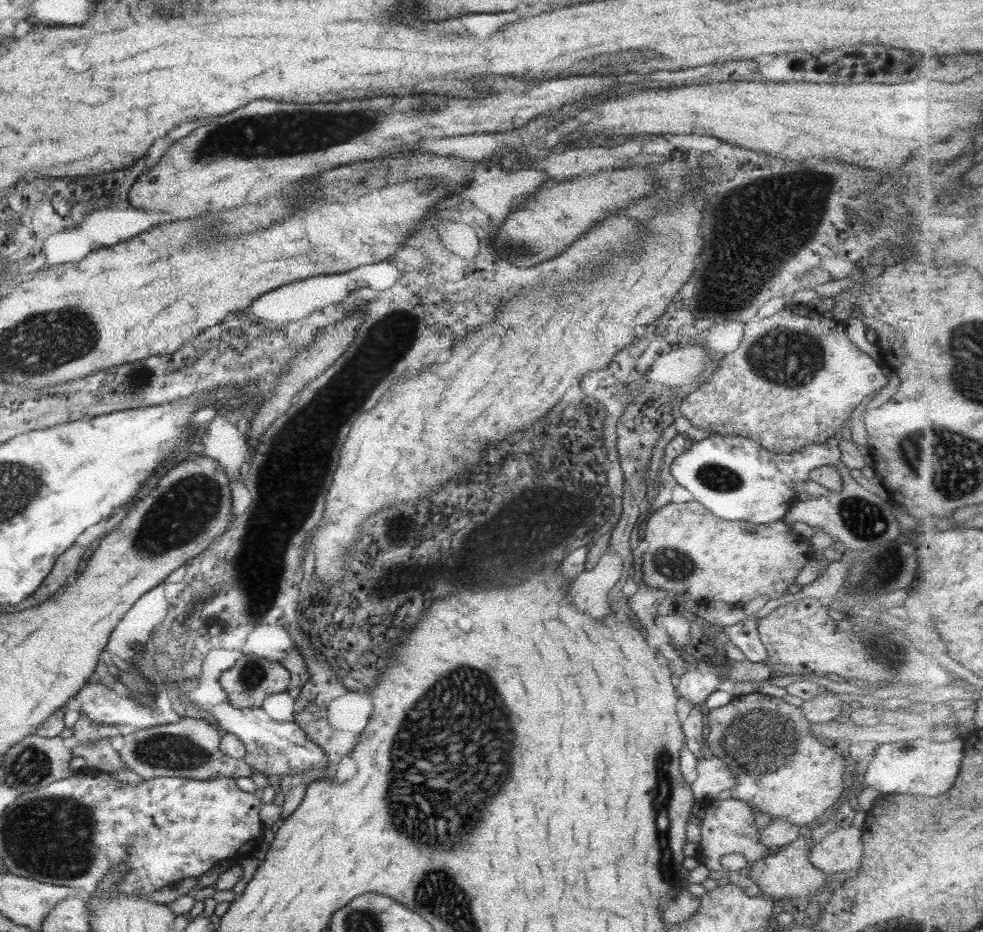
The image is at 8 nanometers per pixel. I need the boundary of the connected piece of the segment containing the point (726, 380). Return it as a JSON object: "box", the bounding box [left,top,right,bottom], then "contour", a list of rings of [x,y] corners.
{"box":[679,310,885,454],"contour":[[[781,310],[769,318],[747,322],[739,348],[721,358],[717,368],[711,367],[709,377],[681,402],[679,412],[691,422],[691,426],[707,430],[709,434],[744,436],[769,452],[779,454],[801,451],[809,443],[823,443],[833,437],[857,404],[865,402],[869,399],[867,396],[875,395],[885,386],[885,376],[881,374],[885,368],[877,366],[867,354],[849,342],[841,322],[820,318],[809,320]]]}

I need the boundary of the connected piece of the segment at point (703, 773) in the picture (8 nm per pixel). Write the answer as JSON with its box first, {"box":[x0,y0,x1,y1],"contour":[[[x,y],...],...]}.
{"box":[689,757,735,802],"contour":[[[717,757],[699,758],[696,762],[696,774],[697,778],[689,785],[696,802],[714,799],[719,792],[729,790],[735,783],[729,768]]]}

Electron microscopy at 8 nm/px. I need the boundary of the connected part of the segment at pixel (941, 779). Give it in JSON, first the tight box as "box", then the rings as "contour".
{"box":[862,738,965,796],"contour":[[[961,738],[943,742],[911,742],[911,746],[907,746],[905,742],[880,743],[862,774],[864,776],[863,786],[875,788],[883,794],[941,796],[953,788],[953,784],[957,782],[964,760],[964,742],[965,739]]]}

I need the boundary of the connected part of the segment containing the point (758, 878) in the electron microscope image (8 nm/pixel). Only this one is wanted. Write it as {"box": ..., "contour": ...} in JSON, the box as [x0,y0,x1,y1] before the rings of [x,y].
{"box":[750,832,829,906],"contour":[[[805,832],[790,844],[783,845],[775,854],[768,854],[753,864],[750,872],[751,881],[755,882],[763,897],[782,903],[785,900],[798,901],[803,906],[813,894],[818,893],[829,879],[825,873],[814,868],[808,858],[812,845]]]}

